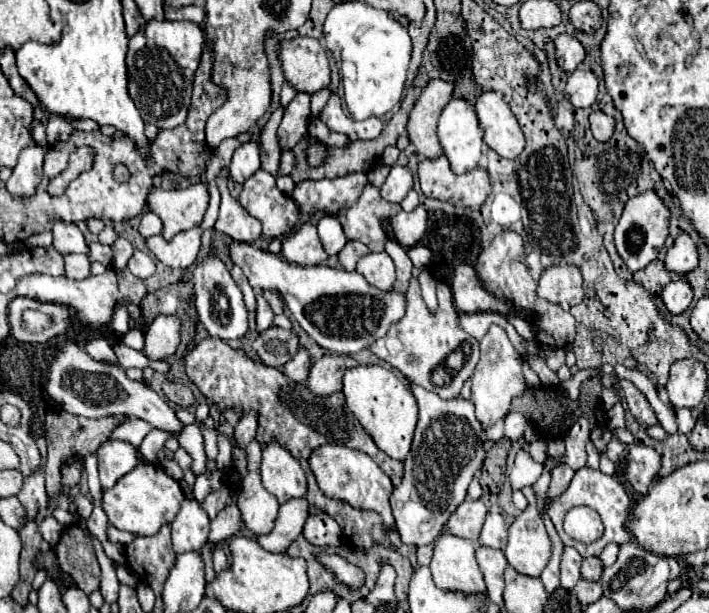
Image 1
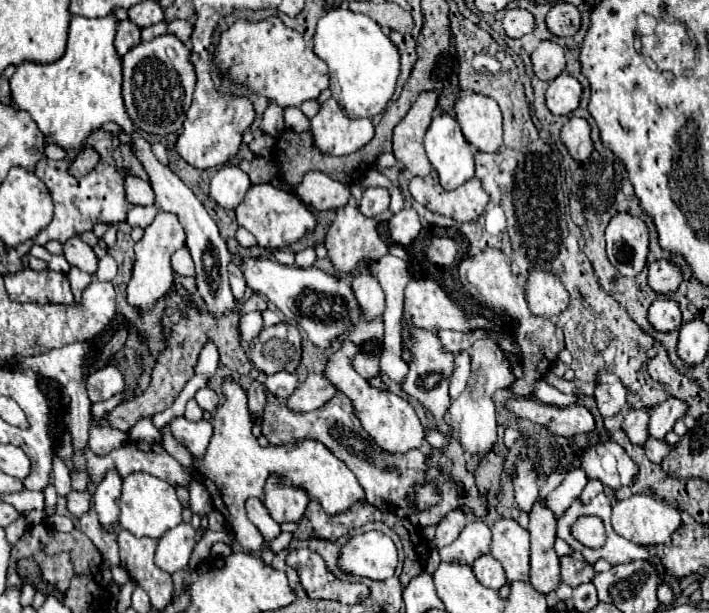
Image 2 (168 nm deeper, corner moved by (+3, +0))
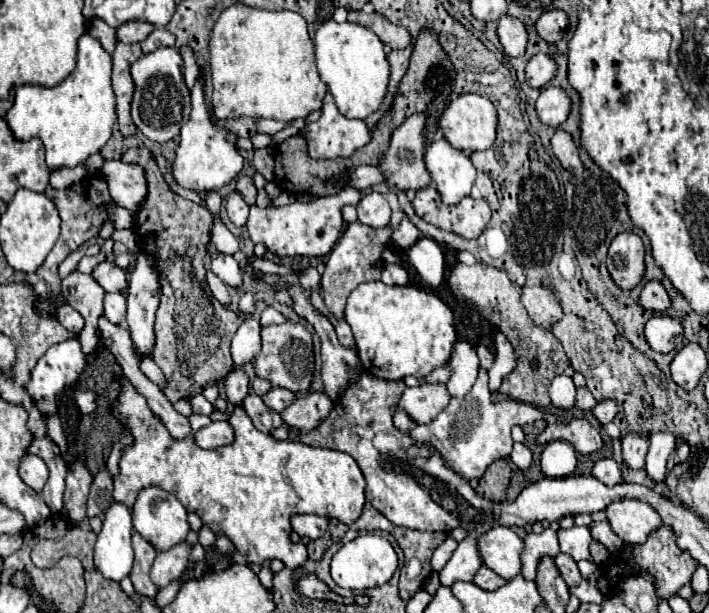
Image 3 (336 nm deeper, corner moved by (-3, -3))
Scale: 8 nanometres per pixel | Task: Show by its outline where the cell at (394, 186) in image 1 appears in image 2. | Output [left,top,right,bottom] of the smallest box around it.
[360,187,390,217]

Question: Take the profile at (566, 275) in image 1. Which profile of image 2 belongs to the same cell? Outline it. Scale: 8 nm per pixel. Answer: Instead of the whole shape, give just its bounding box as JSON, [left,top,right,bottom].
[526,271,570,317]

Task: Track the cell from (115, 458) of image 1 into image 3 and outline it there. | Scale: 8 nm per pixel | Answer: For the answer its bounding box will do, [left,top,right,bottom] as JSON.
[94,504,134,582]

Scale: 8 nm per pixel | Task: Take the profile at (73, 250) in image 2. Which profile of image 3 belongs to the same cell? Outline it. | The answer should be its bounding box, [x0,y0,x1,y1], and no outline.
[92,262,128,292]

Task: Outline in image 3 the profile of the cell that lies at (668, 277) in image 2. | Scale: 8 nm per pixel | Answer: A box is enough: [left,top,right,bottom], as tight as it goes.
[638,280,670,314]

